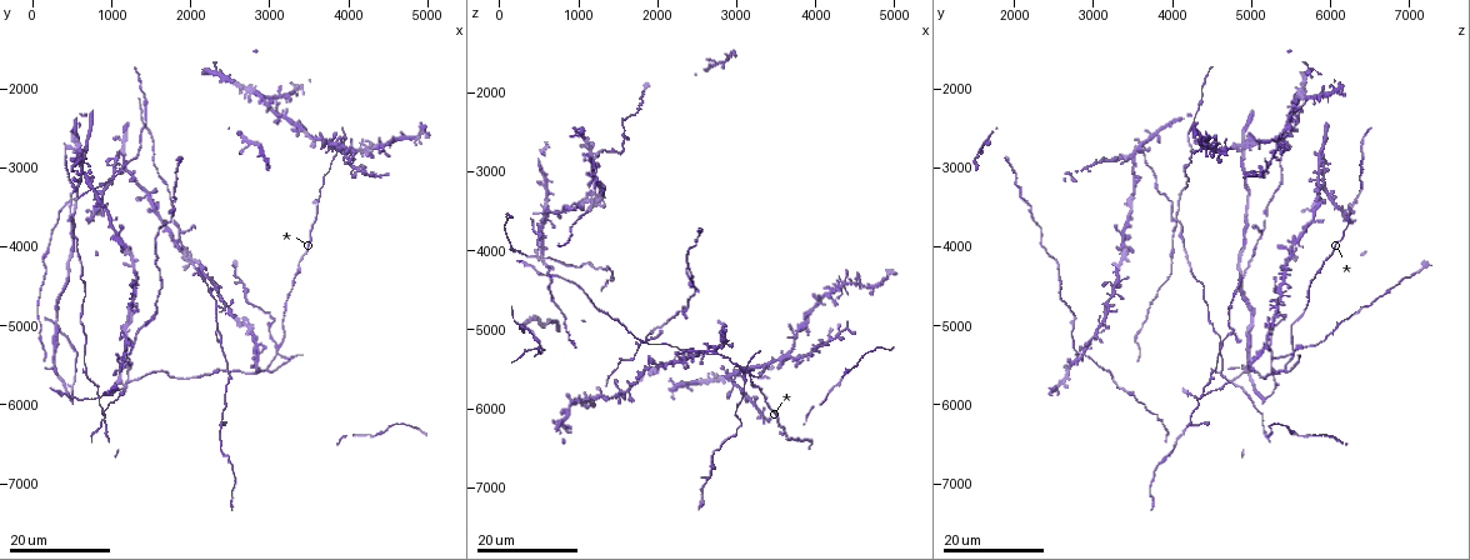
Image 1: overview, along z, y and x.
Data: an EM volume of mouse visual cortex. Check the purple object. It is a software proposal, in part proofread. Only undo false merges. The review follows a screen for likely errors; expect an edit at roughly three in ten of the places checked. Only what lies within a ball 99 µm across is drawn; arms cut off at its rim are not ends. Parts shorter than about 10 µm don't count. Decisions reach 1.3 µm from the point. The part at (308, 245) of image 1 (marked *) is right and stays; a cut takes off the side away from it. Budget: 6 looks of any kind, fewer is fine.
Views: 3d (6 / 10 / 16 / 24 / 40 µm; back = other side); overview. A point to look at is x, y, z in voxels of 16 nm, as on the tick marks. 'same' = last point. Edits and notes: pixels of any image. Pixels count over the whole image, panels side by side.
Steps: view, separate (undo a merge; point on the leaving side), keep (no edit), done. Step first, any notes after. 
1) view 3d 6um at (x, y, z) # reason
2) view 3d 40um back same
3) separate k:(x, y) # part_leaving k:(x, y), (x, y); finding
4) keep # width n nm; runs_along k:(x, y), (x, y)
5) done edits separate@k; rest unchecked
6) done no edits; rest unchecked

view 3d 16um at (3100, 5300, 5550) # looks like a crossing

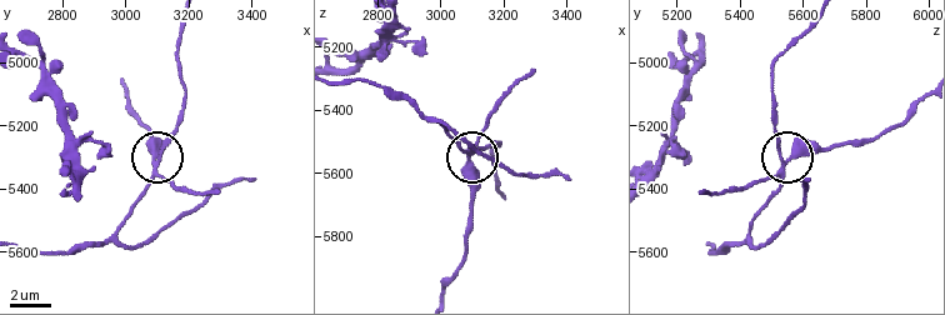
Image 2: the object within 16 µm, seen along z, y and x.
view 3d 6um at (3090, 5320, 5540)

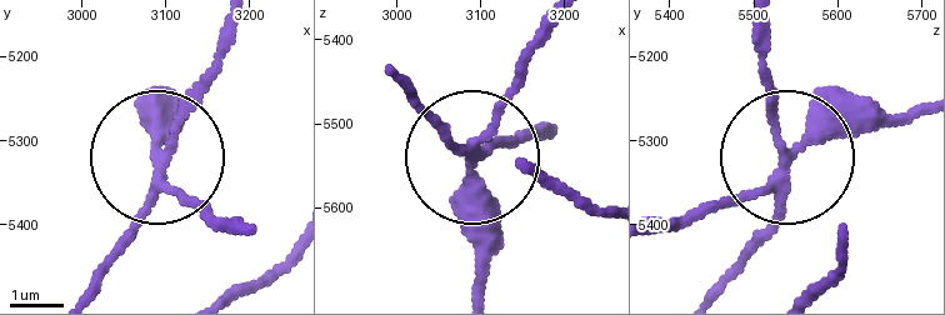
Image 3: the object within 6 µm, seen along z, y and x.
separate 3:(146, 103) # width 230 nm; part_leaving 3:(479, 155), (479, 290); two cells meet here

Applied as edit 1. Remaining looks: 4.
view overview

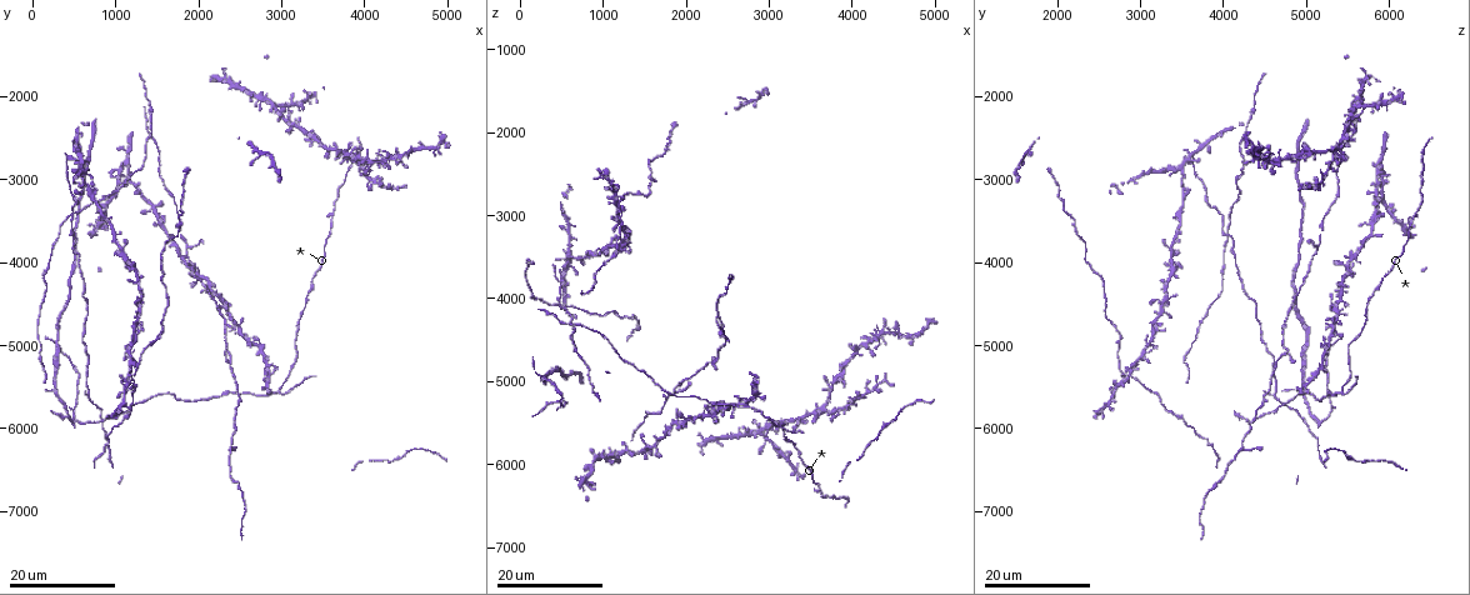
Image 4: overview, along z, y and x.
view 3d 16um at (1200, 5350, 2850) # two arms at a narrow angle

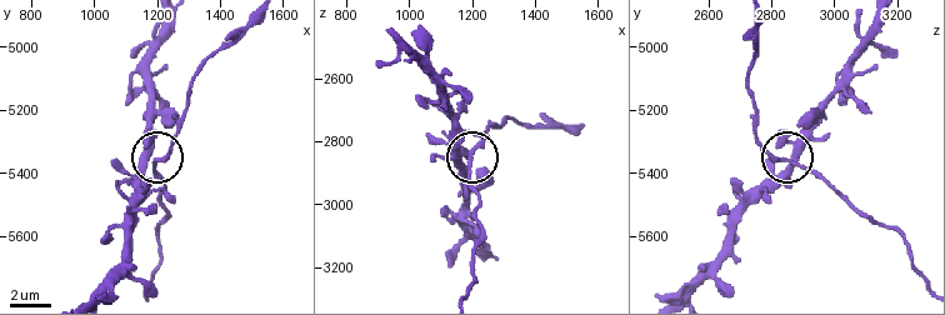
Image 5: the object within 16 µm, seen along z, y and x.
view 3d 10um at (1170, 5340, 2870)

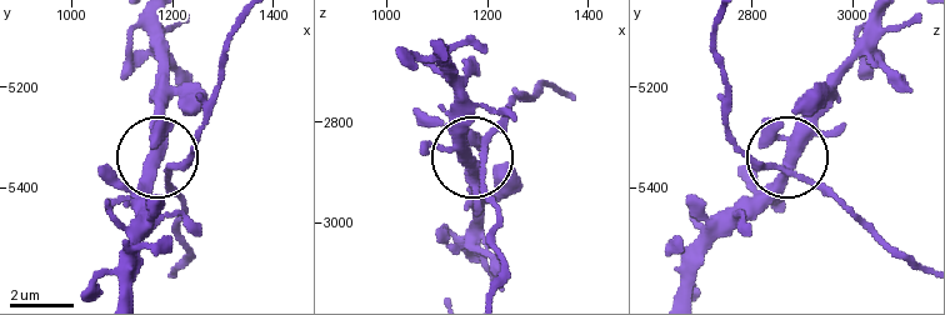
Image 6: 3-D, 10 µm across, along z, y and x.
keep # runs_along 6:(178, 273), (183, 205), (161, 158), (161, 63); one cell here

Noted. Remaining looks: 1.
done edits separate@3; rest unchecked

